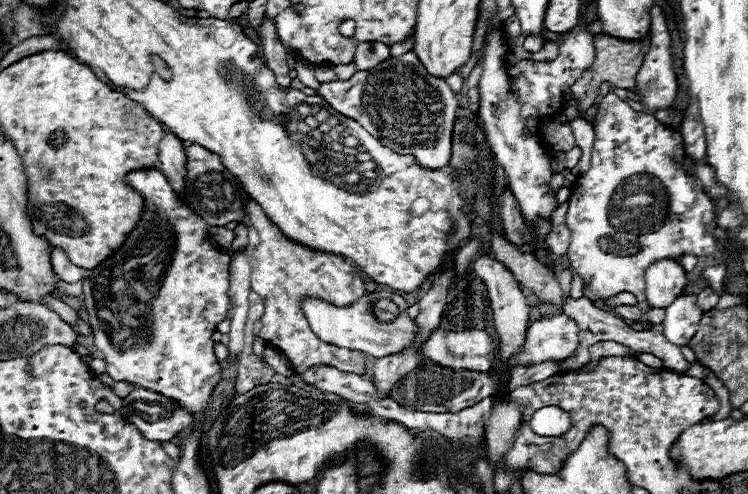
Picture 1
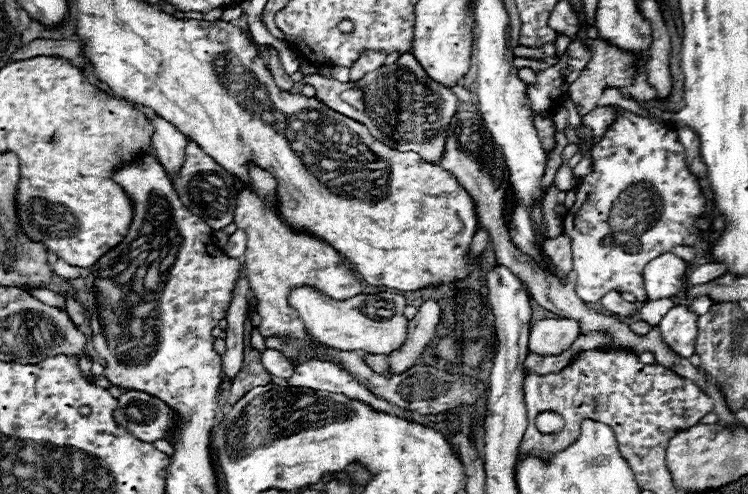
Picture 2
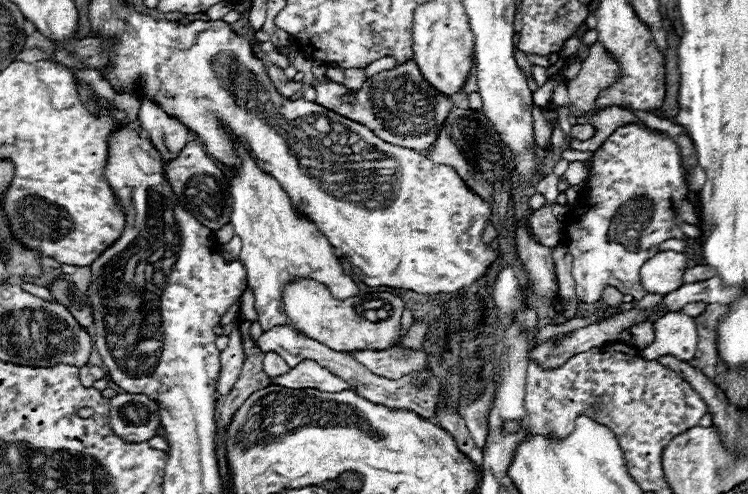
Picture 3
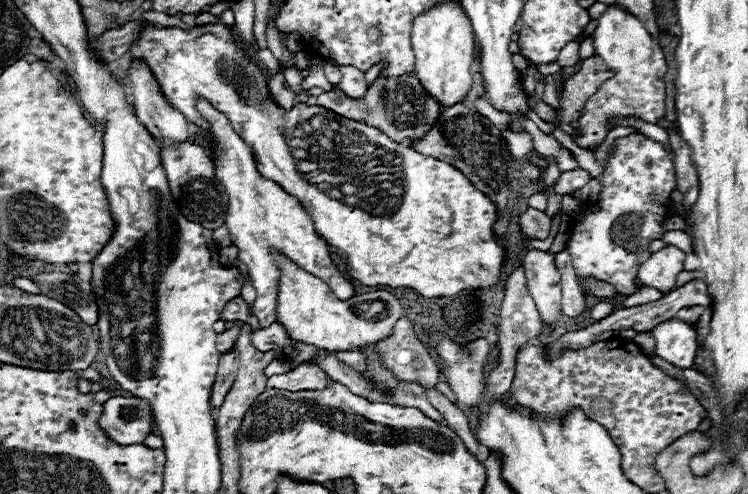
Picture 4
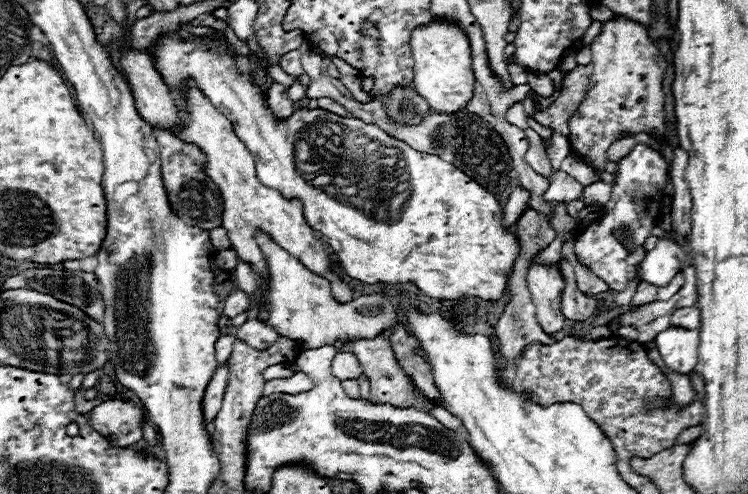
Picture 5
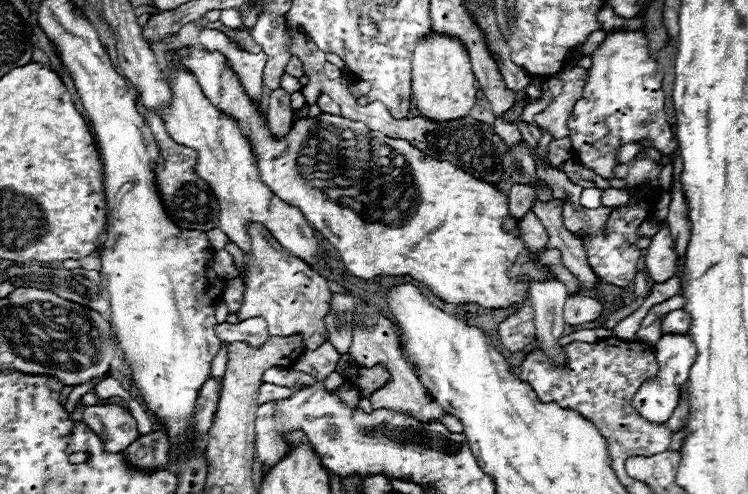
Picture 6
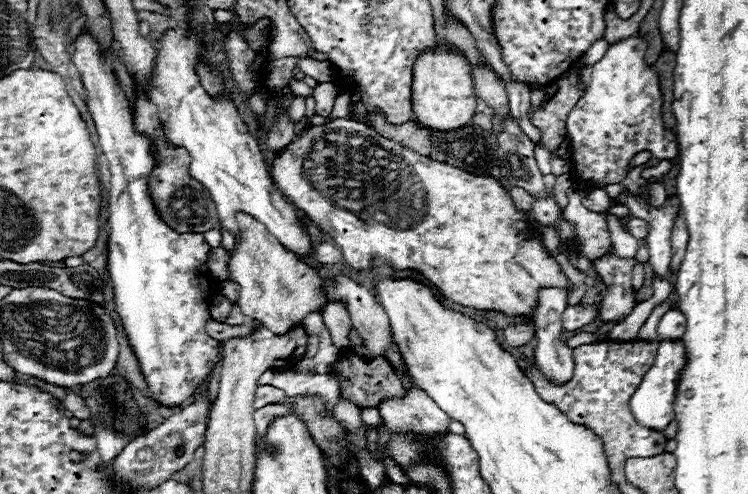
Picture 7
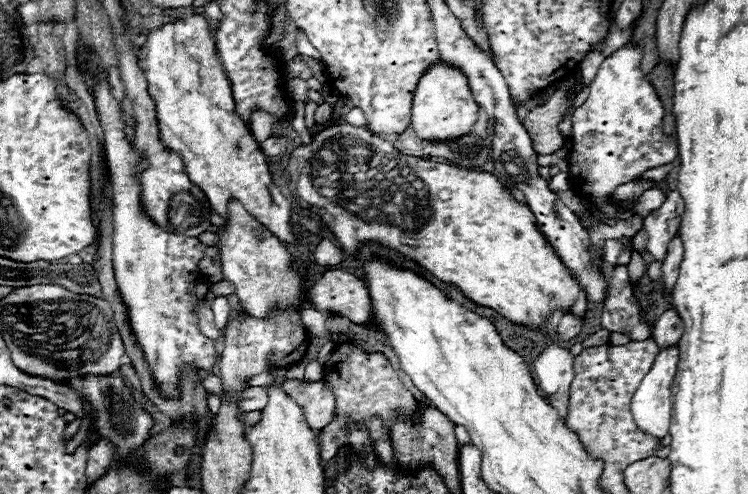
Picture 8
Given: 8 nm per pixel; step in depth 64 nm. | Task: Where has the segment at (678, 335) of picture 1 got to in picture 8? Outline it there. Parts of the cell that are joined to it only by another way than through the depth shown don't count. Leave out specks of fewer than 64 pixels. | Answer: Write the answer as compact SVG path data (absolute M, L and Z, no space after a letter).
M678 346L674 348L666 348L662 350L656 360L654 360L654 366L650 368L650 372L644 376L640 388L636 390L636 394L632 396L632 404L630 404L630 410L632 410L632 416L634 416L634 422L636 426L654 436L654 438L664 438L668 434L668 426L670 426L670 410L672 410L672 400L670 400L670 384L672 384L672 376L676 374L676 366L678 366Z

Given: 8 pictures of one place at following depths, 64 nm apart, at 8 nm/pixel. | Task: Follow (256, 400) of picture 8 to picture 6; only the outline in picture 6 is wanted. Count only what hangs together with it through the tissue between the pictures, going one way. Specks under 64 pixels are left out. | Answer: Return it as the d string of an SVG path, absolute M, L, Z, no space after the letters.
M262 384L260 394L258 394L258 404L266 404L272 400L284 400L284 398L292 396L294 392L298 392L298 388L282 388L276 384Z

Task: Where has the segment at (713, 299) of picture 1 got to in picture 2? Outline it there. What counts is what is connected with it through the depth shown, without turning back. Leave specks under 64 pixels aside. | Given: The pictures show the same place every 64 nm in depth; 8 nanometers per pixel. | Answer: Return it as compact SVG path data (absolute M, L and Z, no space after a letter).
M700 296L700 298L696 298L696 300L692 300L690 302L690 310L694 312L694 314L704 314L704 312L708 312L708 308L712 306L714 302L712 300L708 300L708 296Z

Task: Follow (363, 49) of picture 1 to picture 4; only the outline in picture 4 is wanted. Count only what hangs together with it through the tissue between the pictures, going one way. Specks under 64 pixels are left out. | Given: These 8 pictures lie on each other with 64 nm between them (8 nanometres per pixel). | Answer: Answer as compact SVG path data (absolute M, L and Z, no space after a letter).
M338 66L340 68L340 74L342 74L342 80L340 80L340 88L352 96L352 98L364 98L366 94L366 82L364 82L364 74L358 70L358 68L352 68L352 66Z

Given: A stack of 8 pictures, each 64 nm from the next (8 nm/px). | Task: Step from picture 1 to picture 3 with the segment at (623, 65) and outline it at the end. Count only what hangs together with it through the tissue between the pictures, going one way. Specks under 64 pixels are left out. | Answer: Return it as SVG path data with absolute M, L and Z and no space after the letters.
M594 44L578 72L576 78L568 82L568 94L572 94L570 114L572 116L584 116L592 108L592 100L598 96L600 90L604 90L608 84L614 84L618 78L618 64L600 48Z

